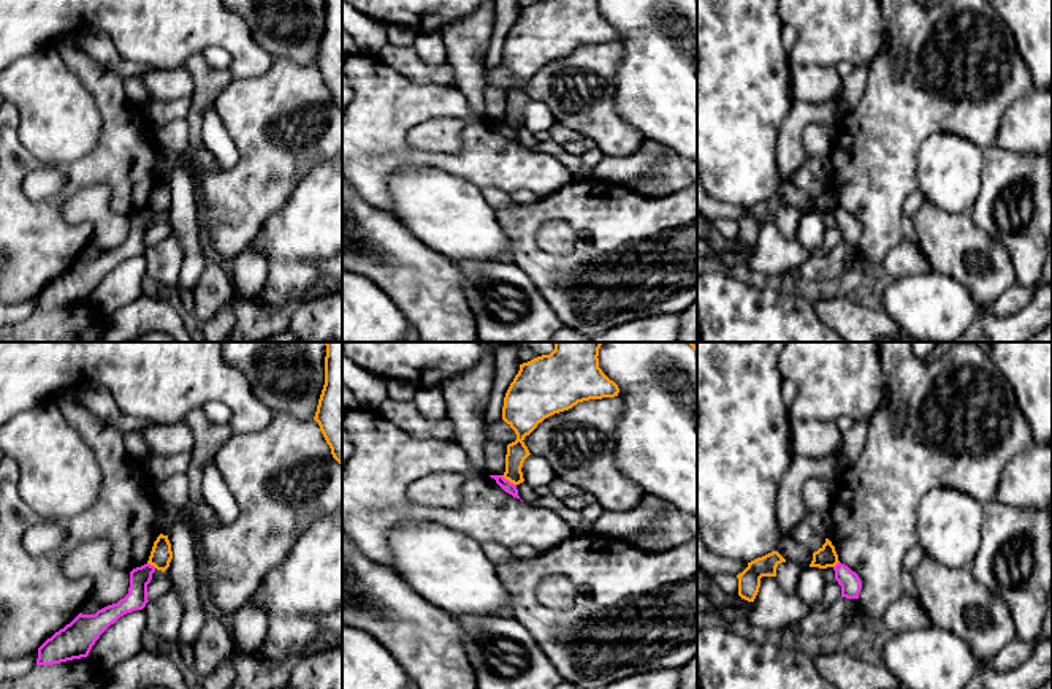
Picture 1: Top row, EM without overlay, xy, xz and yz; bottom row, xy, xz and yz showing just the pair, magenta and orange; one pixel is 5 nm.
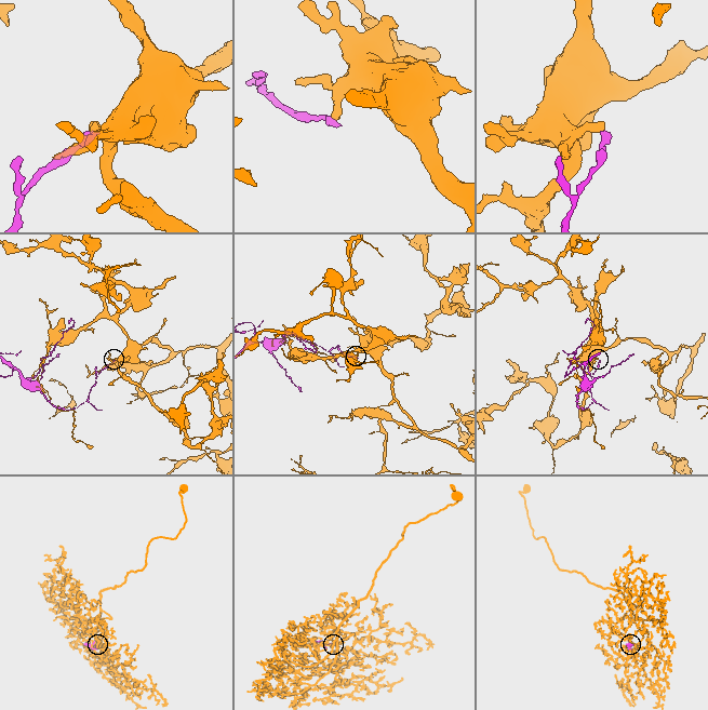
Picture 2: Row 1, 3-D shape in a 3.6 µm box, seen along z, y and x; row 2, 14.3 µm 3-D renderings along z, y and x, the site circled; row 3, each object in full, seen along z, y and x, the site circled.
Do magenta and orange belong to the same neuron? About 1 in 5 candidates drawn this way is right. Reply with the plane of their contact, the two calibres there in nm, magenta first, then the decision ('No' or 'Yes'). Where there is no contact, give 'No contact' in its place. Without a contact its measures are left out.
Touches magenta in xz. Thickness 60 nm (magenta) against 110 nm. No

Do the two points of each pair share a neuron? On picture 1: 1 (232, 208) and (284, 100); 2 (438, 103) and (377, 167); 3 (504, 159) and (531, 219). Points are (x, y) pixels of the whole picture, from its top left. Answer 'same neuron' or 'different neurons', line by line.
1: same neuron
2: same neuron
3: different neurons

